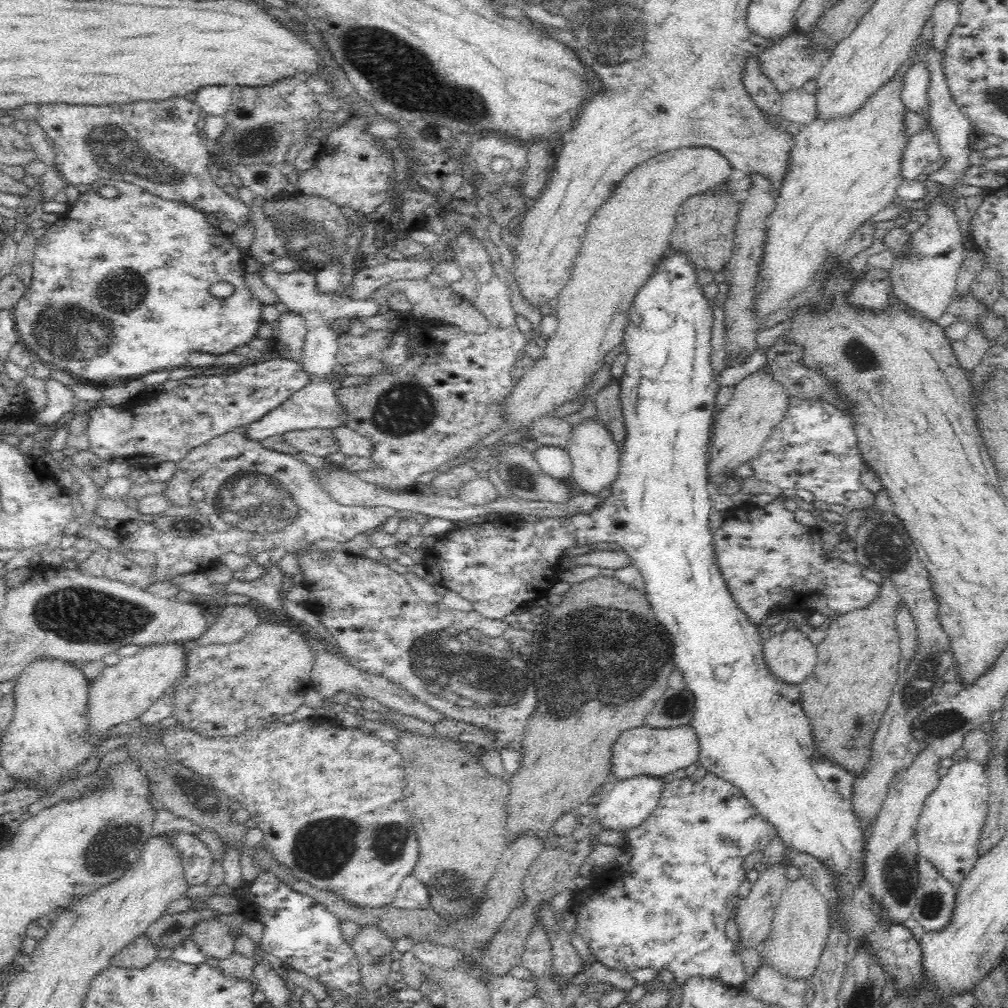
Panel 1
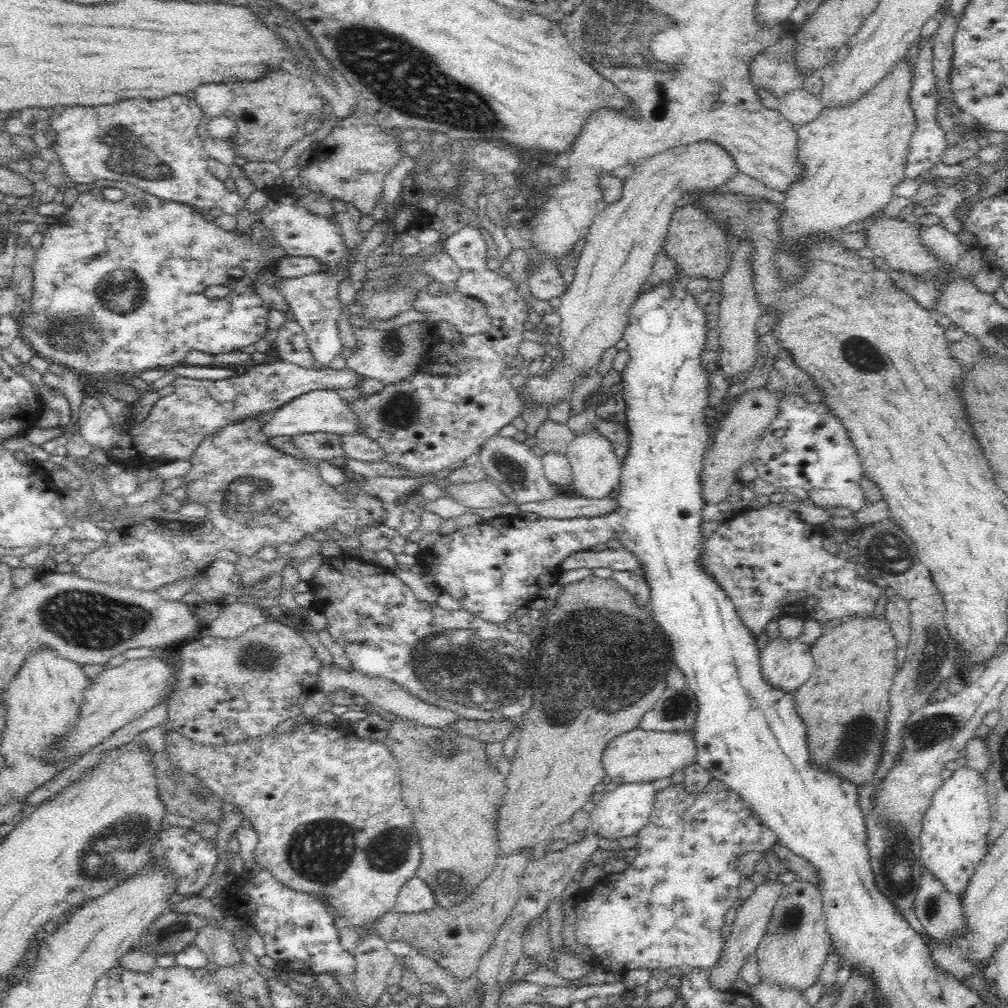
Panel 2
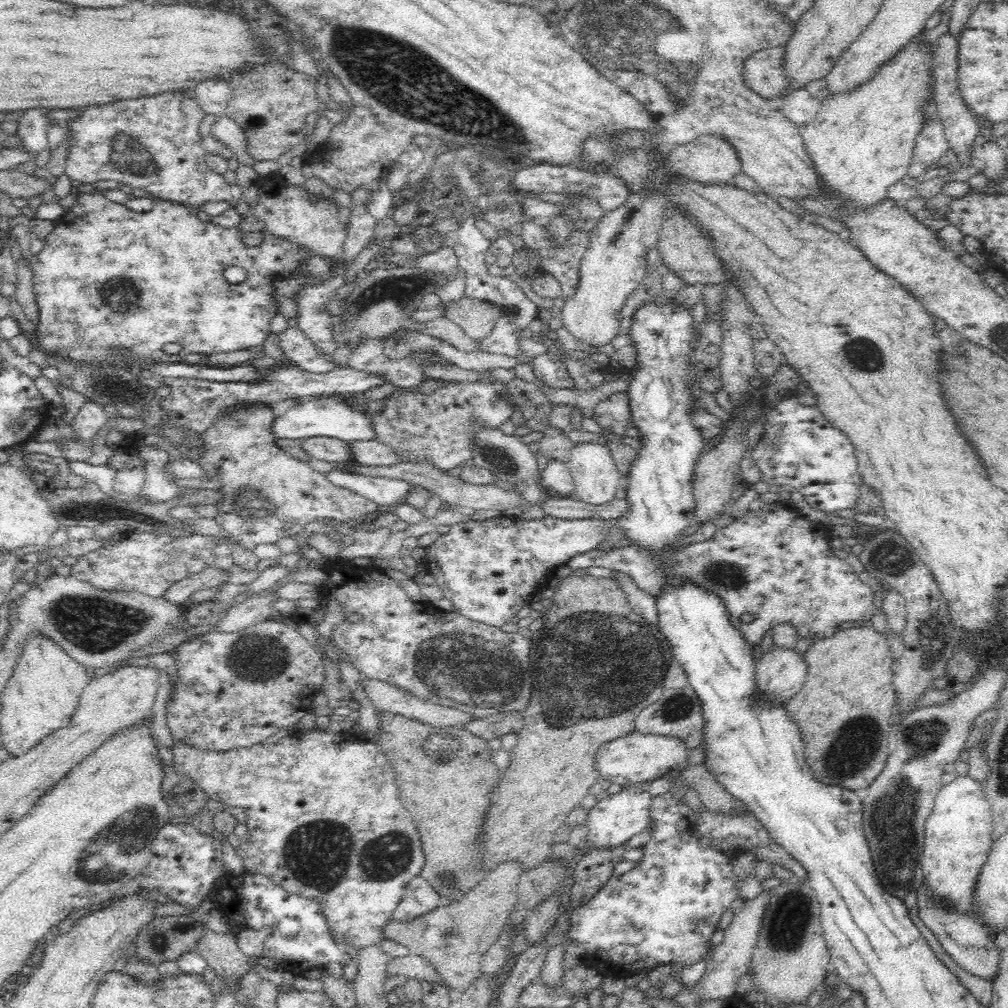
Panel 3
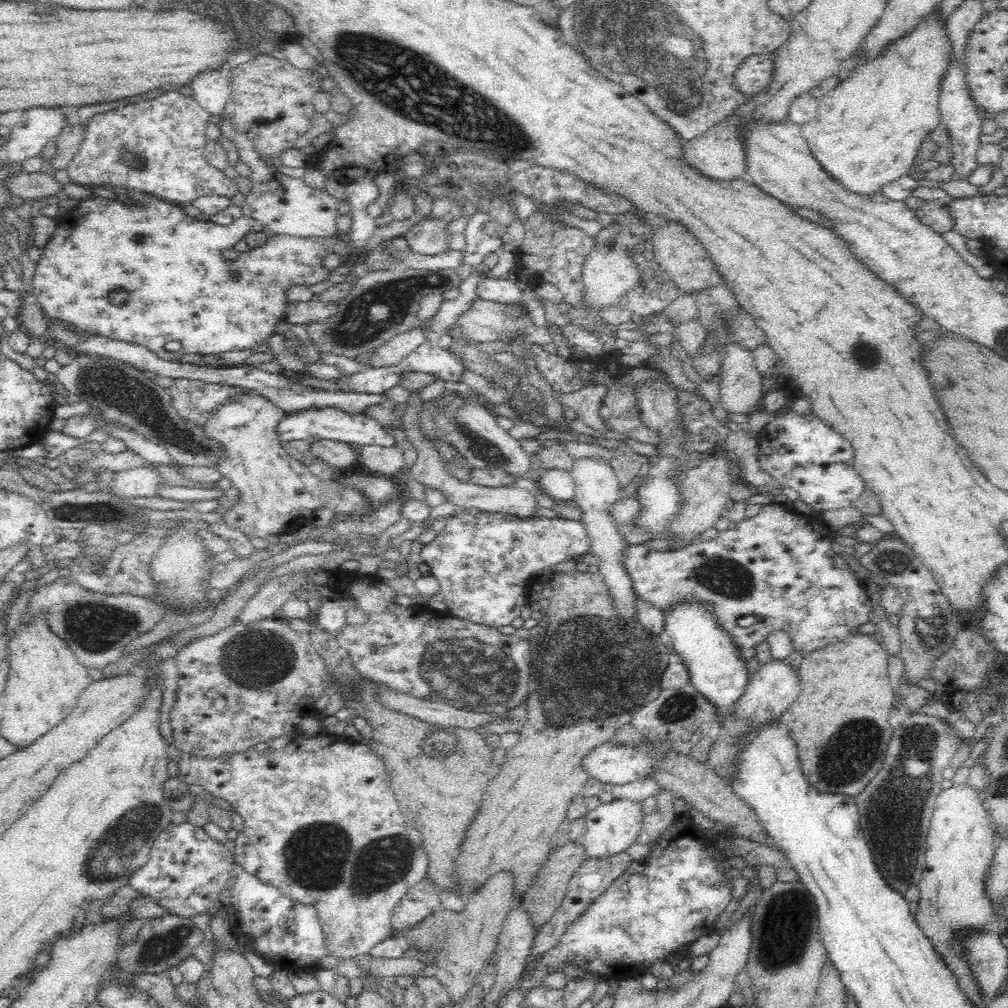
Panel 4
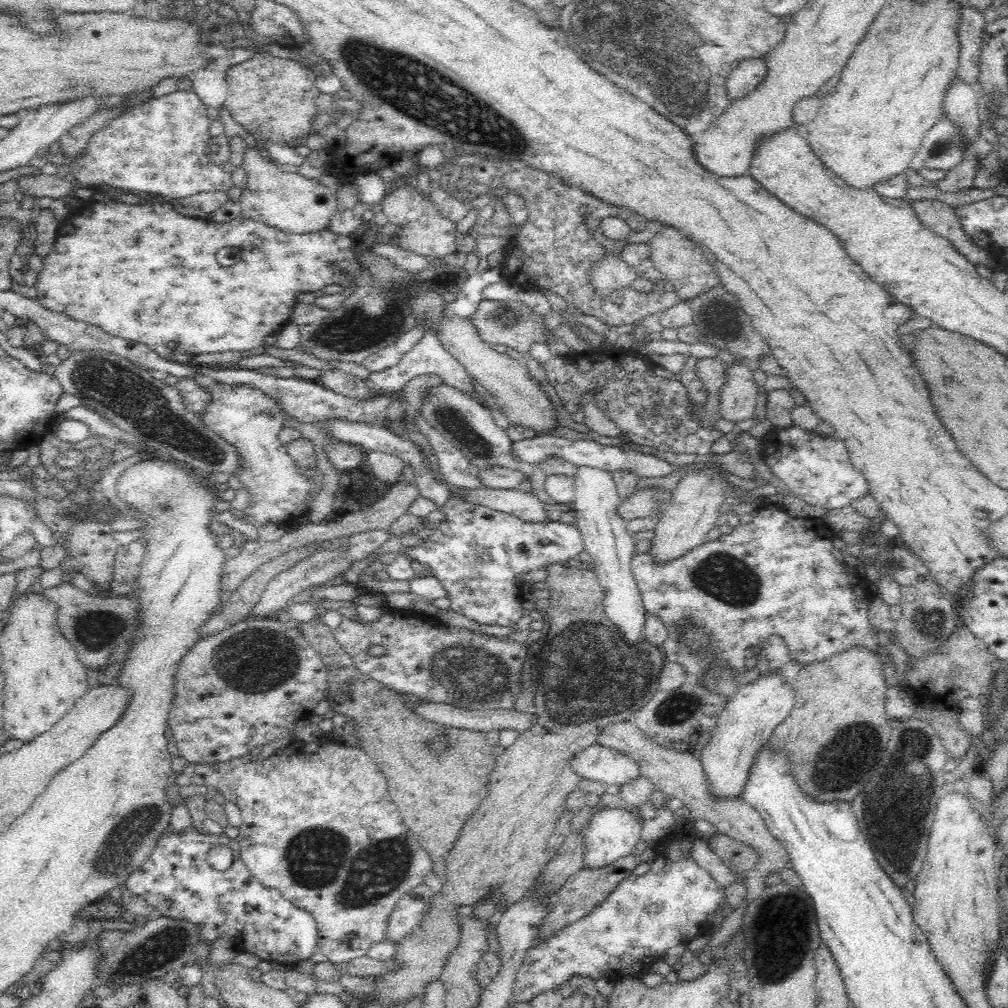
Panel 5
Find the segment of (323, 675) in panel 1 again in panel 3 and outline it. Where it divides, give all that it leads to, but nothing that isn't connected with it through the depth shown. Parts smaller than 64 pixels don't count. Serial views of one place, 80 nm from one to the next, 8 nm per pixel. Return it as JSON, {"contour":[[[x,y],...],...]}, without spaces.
{"contour":[[[365,678],[363,686],[368,699],[380,713],[400,715],[442,730],[460,728],[474,719],[456,708],[419,700],[409,691],[382,680]]]}

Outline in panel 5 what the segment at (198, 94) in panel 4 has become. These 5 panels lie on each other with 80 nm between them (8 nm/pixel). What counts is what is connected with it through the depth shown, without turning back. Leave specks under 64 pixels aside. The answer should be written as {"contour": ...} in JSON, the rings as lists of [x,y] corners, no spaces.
{"contour":[[[196,70],[192,72],[192,89],[206,108],[222,108],[228,96],[228,83],[224,70]]]}

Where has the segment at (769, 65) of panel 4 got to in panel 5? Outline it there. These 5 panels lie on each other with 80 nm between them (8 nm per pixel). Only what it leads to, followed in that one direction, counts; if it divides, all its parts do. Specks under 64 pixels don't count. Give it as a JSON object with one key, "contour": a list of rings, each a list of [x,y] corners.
{"contour":[[[765,56],[740,61],[726,79],[727,94],[734,99],[746,96],[764,80],[766,73]]]}

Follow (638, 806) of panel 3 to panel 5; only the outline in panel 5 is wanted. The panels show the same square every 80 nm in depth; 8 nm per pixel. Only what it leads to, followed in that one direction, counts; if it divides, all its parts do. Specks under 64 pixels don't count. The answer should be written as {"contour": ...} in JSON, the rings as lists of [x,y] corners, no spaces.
{"contour":[[[607,808],[596,810],[590,815],[586,824],[584,843],[583,866],[598,868],[606,866],[612,860],[632,853],[640,840],[641,823],[636,815],[622,808]]]}

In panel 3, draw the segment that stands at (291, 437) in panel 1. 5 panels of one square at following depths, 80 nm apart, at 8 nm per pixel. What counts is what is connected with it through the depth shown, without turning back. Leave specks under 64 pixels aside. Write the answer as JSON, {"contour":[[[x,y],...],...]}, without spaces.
{"contour":[[[310,436],[310,438],[302,438],[300,445],[302,445],[304,452],[307,452],[312,459],[329,463],[344,462],[347,459],[352,459],[347,441],[332,436]]]}

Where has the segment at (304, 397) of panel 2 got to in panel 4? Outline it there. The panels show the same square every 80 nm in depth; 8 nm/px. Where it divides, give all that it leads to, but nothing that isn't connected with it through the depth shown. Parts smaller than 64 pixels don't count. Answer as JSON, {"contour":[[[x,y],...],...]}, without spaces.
{"contour":[[[333,406],[326,408],[306,408],[302,412],[292,412],[285,414],[284,418],[276,426],[278,438],[282,441],[310,441],[311,438],[326,438],[350,443],[352,446],[362,446],[362,444],[379,444],[380,446],[394,446],[393,433],[380,427],[372,417],[360,413],[350,414]]]}

